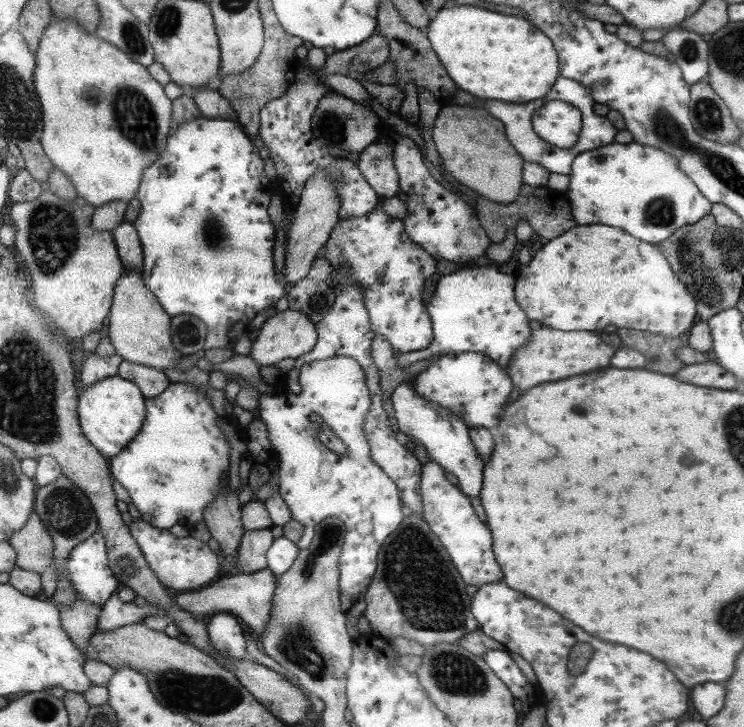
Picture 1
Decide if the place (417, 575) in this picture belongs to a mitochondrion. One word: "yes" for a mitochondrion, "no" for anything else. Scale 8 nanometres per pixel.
yes

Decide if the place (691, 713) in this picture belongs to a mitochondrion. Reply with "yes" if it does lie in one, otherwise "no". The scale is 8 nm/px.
no

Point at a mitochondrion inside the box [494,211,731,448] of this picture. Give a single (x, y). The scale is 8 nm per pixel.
(684, 249)

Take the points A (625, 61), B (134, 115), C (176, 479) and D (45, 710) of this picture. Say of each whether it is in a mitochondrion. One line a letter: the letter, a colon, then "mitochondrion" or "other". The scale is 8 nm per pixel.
A: other
B: mitochondrion
C: other
D: mitochondrion

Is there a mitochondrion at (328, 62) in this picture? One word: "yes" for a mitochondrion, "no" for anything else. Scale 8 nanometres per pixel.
no

